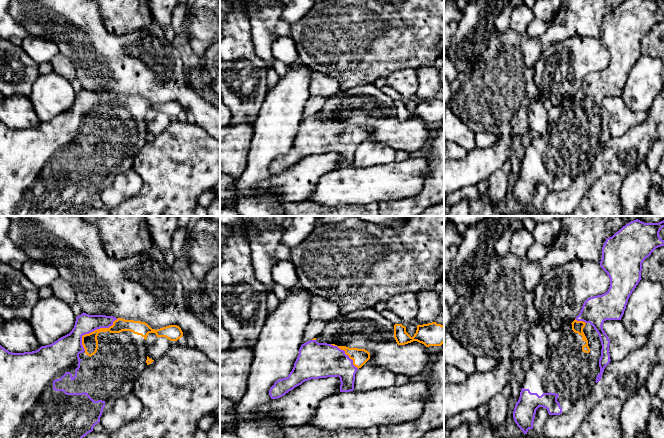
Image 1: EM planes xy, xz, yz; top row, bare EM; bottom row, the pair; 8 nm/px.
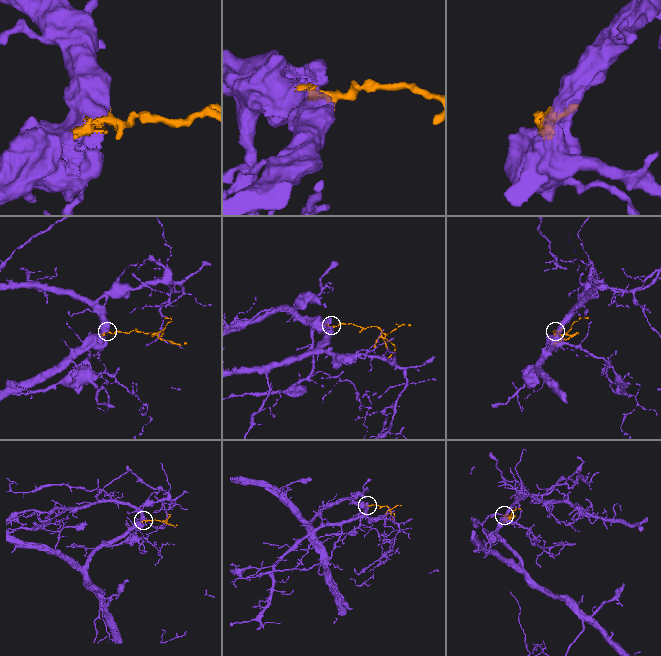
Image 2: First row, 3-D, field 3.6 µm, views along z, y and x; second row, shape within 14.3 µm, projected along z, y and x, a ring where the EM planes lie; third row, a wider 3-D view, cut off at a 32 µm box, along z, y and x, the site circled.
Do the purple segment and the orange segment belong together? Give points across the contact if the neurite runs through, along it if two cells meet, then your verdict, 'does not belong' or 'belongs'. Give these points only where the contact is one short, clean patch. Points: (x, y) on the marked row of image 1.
belongs

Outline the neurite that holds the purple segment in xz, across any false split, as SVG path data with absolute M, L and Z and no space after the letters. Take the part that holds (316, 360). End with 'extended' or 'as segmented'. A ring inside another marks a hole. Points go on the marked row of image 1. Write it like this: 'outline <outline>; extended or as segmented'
outline M314 338L301 345L299 355L294 363L292 371L286 378L279 379L274 383L269 390L269 395L271 399L277 399L305 381L327 377L340 378L340 392L353 391L355 374L369 359L370 353L365 349L318 343L316 338Z; extended

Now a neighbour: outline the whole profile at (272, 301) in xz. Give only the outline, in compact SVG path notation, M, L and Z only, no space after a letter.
M273 289L266 290L265 293L267 296L267 303L266 303L267 311L268 311L268 314L271 314L272 312L274 312L274 310L278 306L279 299L274 294Z

